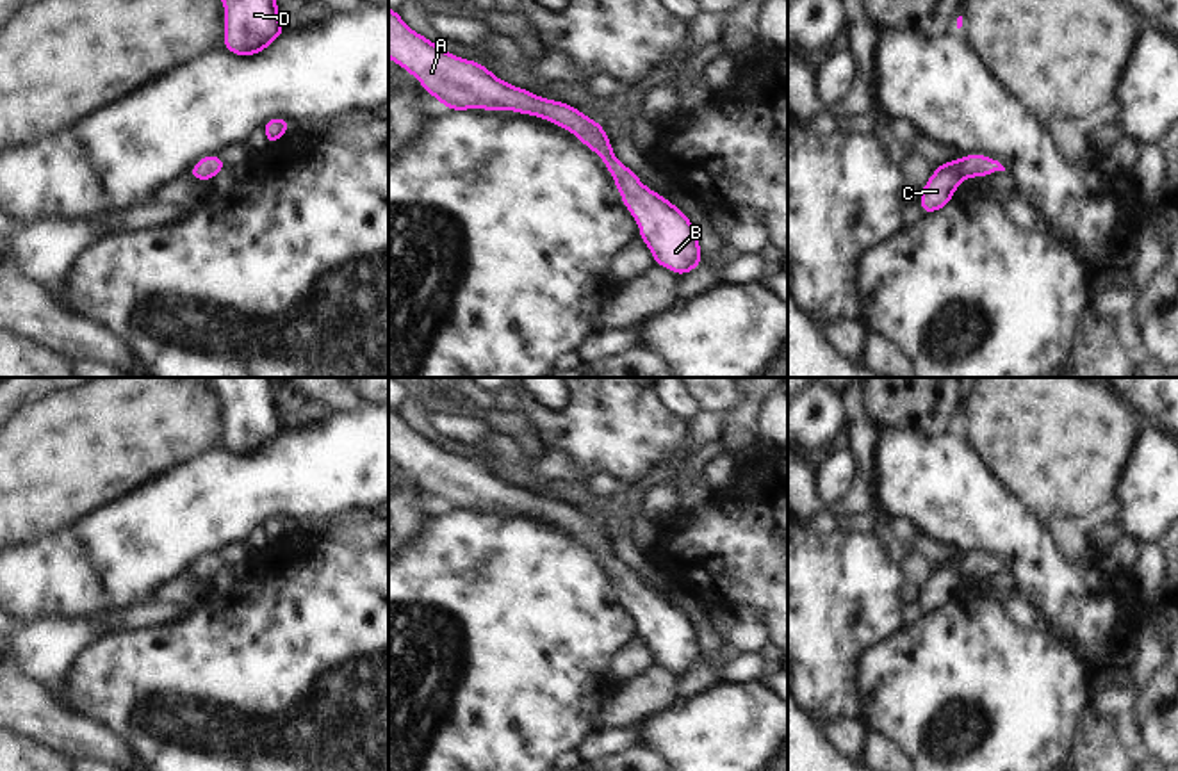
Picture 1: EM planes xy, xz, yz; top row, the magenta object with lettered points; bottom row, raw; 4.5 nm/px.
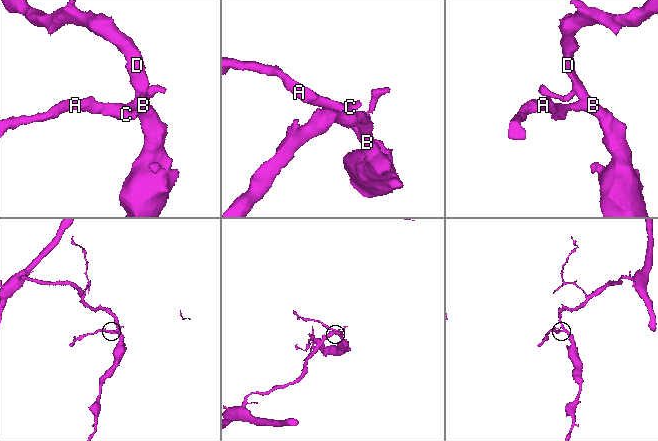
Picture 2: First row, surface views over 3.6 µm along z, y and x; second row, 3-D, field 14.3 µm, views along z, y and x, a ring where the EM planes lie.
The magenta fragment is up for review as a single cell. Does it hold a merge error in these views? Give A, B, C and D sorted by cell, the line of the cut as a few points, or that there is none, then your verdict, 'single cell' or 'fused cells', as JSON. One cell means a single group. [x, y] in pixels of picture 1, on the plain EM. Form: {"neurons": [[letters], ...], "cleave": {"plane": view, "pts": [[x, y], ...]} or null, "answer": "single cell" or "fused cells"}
{"neurons": [["A", "B", "C", "D"]], "cleave": null, "answer": "single cell"}

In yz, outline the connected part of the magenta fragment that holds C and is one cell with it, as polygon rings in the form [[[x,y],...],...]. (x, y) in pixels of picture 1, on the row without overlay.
[[[977,552],[939,563],[927,584],[921,588],[920,605],[923,613],[937,611],[952,602],[952,595],[964,577],[982,577],[994,570],[1005,570],[1005,566],[996,557]]]

